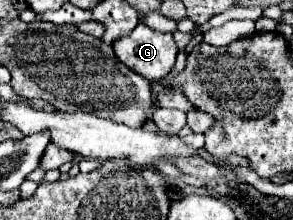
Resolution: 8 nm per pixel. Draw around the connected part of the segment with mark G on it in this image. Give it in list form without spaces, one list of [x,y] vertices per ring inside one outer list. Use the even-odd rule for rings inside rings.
[[[144,23],[118,41],[114,41],[116,57],[130,67],[134,73],[146,77],[148,81],[160,81],[166,77],[176,63],[176,43],[170,33],[160,33]]]

